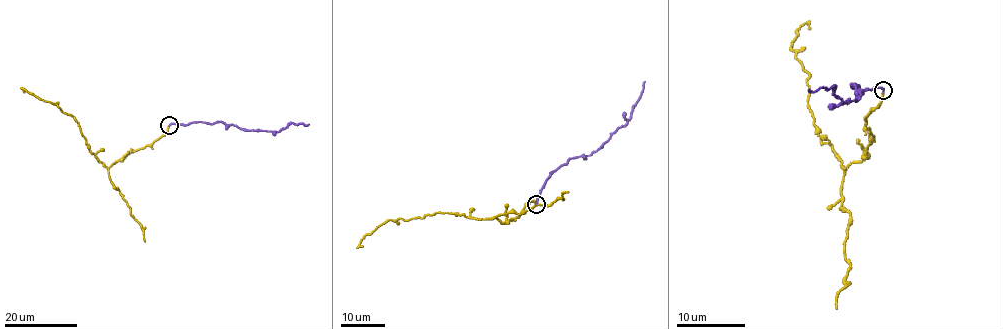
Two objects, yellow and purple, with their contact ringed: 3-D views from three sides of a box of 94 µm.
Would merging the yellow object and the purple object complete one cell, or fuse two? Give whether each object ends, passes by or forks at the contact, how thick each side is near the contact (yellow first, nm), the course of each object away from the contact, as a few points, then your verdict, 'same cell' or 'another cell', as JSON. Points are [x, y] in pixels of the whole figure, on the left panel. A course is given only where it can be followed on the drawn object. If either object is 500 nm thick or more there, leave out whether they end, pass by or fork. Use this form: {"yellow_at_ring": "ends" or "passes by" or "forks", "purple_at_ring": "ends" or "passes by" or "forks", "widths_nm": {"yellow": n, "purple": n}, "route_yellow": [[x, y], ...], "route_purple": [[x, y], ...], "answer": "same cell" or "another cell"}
{"yellow_at_ring": "ends", "purple_at_ring": "ends", "widths_nm": {"yellow": 150, "purple": 170}, "route_yellow": [[169, 125], [156, 140], [130, 152], [108, 167], [91, 152], [73, 116], [21, 87]], "route_purple": [[169, 125], [221, 122], [248, 130], [279, 131], [291, 123], [308, 124]], "answer": "same cell"}

